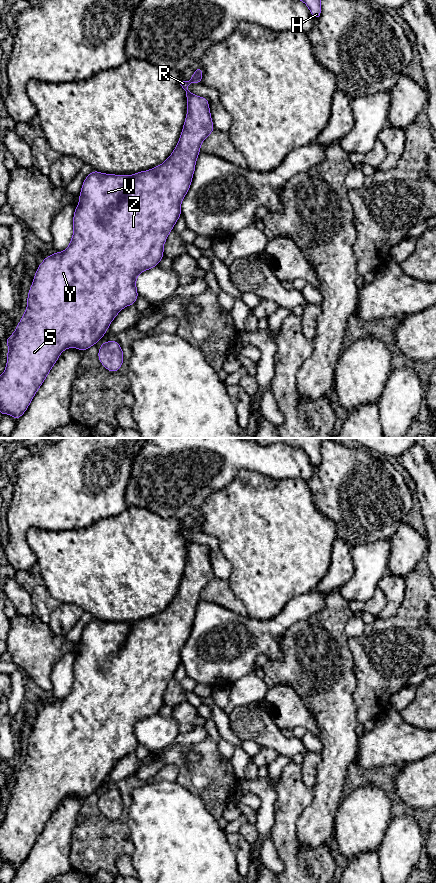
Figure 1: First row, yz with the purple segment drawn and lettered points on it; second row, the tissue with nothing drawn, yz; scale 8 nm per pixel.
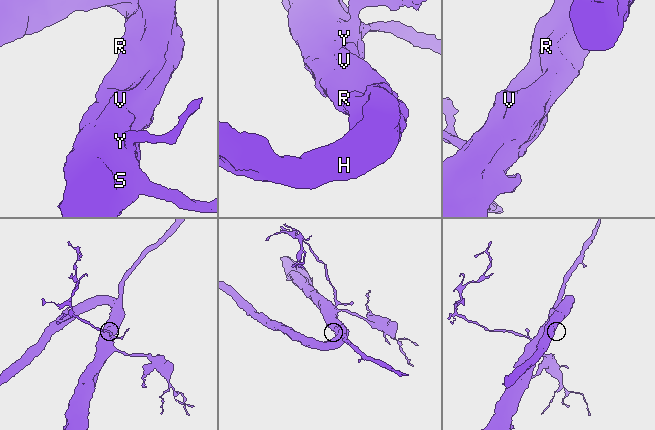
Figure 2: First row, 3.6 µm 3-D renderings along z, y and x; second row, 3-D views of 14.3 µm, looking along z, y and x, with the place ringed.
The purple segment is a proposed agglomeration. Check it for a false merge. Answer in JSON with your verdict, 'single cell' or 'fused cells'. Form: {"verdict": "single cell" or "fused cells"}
{"verdict": "single cell"}

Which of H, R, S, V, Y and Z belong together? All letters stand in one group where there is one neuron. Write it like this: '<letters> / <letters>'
H R S V Y Z

